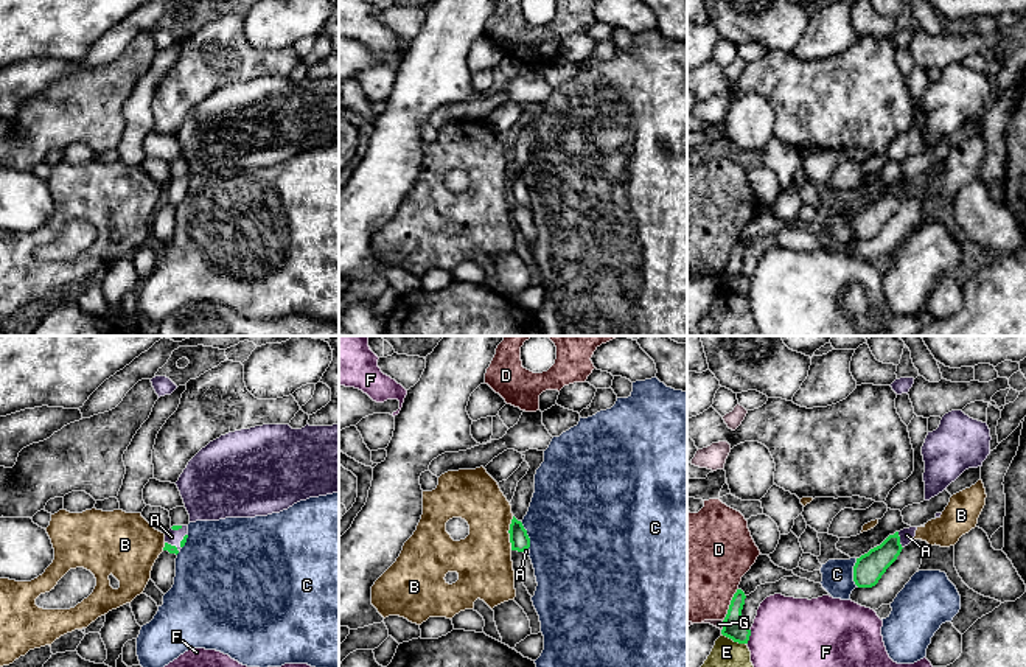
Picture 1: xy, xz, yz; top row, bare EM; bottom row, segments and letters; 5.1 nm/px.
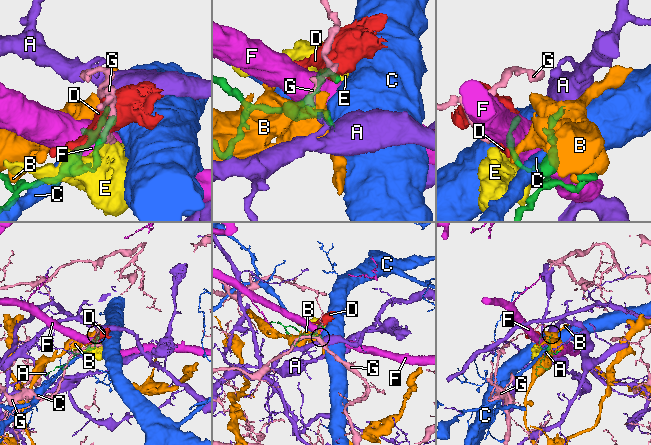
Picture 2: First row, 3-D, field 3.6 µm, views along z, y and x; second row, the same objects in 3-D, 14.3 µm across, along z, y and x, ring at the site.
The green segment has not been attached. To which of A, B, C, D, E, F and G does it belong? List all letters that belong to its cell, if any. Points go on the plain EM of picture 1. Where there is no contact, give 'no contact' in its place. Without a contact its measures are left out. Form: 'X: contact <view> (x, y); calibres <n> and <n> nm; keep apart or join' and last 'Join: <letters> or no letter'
A: contact yz (899, 192); calibres 150 and 80 nm; join
B: contact xz (509, 184); calibres 100 and 300 nm; keep apart
C: contact yz (854, 224); calibres 150 and 160 nm; keep apart
D: contact yz (729, 257); calibres 110 and 480 nm; keep apart
E: contact yz (734, 293); calibres 110 and 300 nm; keep apart
F: contact yz (750, 286); calibres 110 and 480 nm; keep apart
G: contact yz (723, 277); calibres 110 and 50 nm; keep apart
Join: A

